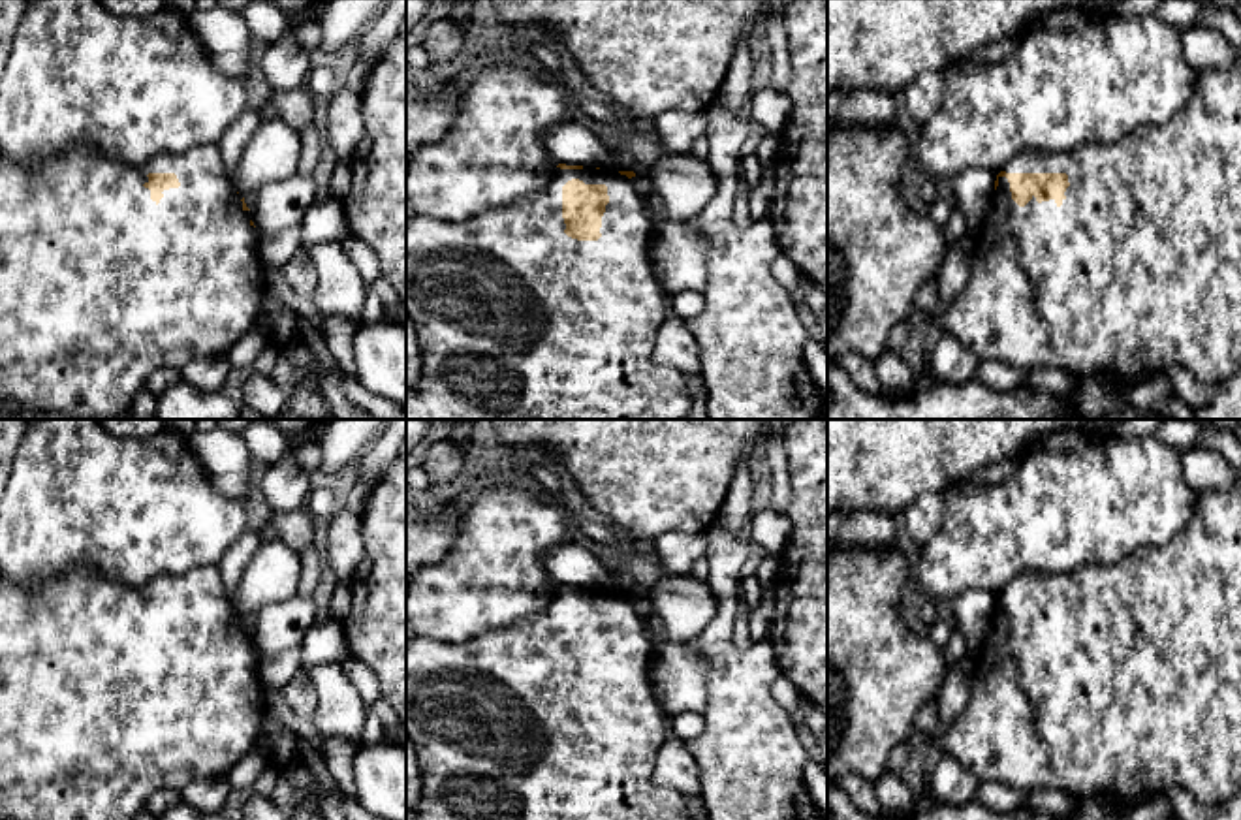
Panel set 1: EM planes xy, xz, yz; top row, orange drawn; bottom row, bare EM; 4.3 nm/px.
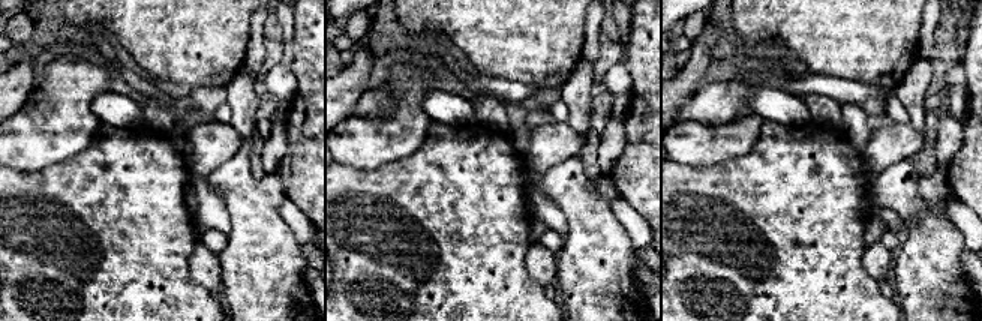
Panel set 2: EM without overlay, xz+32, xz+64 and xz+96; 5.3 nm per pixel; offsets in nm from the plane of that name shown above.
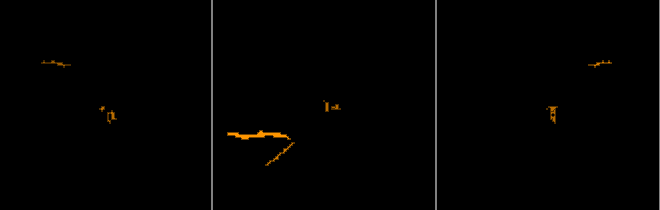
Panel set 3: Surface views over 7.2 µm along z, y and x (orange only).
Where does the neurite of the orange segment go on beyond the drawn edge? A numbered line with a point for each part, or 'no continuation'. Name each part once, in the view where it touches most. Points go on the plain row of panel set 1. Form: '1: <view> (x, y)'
1: yz (1140, 689)

